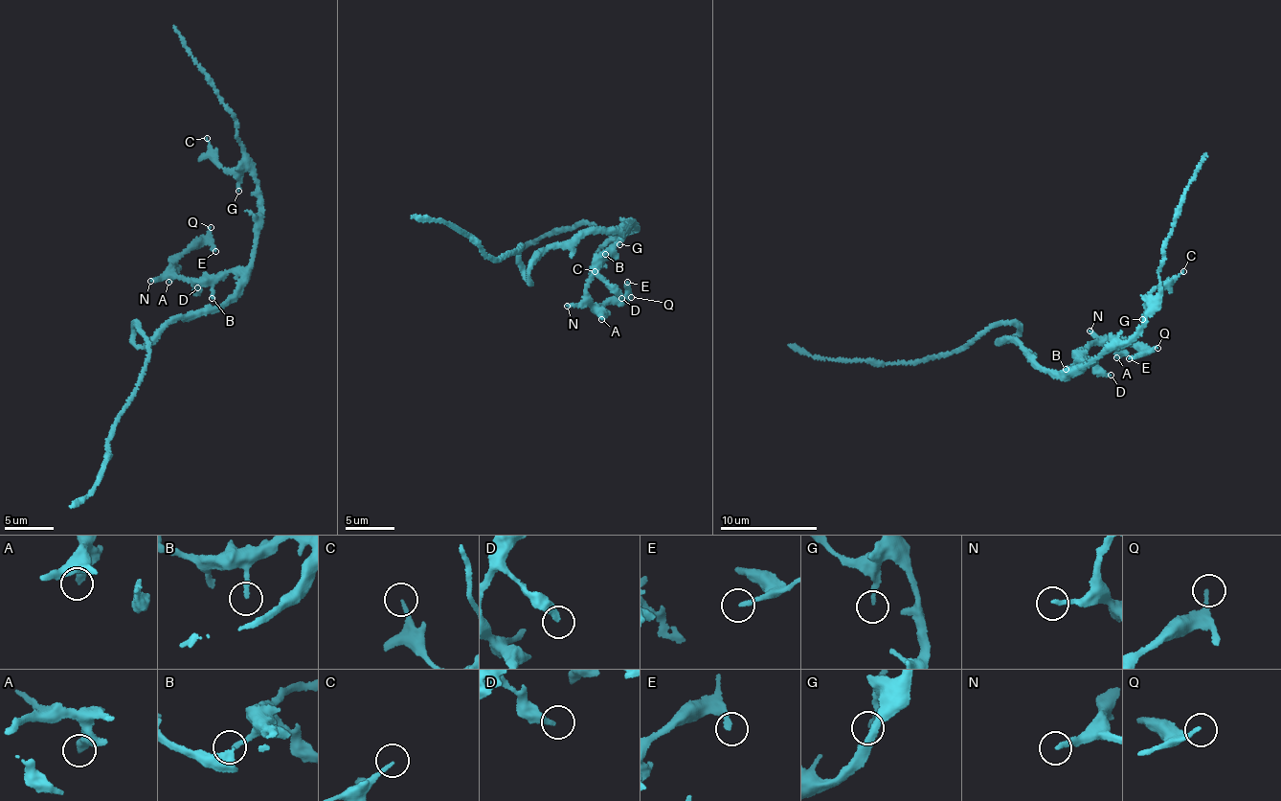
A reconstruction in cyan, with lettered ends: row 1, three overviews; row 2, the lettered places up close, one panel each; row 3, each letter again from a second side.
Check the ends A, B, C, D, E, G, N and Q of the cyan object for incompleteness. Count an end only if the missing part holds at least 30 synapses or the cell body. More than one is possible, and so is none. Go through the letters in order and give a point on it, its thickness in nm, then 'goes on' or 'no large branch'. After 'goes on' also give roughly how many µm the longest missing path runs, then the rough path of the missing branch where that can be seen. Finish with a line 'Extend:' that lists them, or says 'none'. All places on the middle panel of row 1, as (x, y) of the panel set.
A: (601, 319) | 380 nm | no large branch
B: (605, 254) | 190 nm | no large branch
C: (595, 271) | 160 nm | no large branch
D: (621, 298) | 320 nm | no large branch
E: (627, 282) | 220 nm | no large branch
G: (619, 244) | 190 nm | no large branch
N: (567, 306) | 200 nm | no large branch
Q: (631, 297) | 180 nm | no large branch
Extend: none

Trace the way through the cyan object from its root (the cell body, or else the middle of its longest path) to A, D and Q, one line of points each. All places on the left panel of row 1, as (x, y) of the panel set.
A: (189, 315), (228, 305), (235, 299), (242, 276), (230, 272), (199, 280), (177, 277), (170, 268), (168, 282)
D: (189, 315), (228, 305), (235, 299), (242, 276), (230, 272), (213, 276), (193, 286), (197, 287)
Q: (189, 315), (228, 305), (237, 295), (239, 273), (199, 280), (170, 271), (180, 255), (207, 242), (211, 227)

